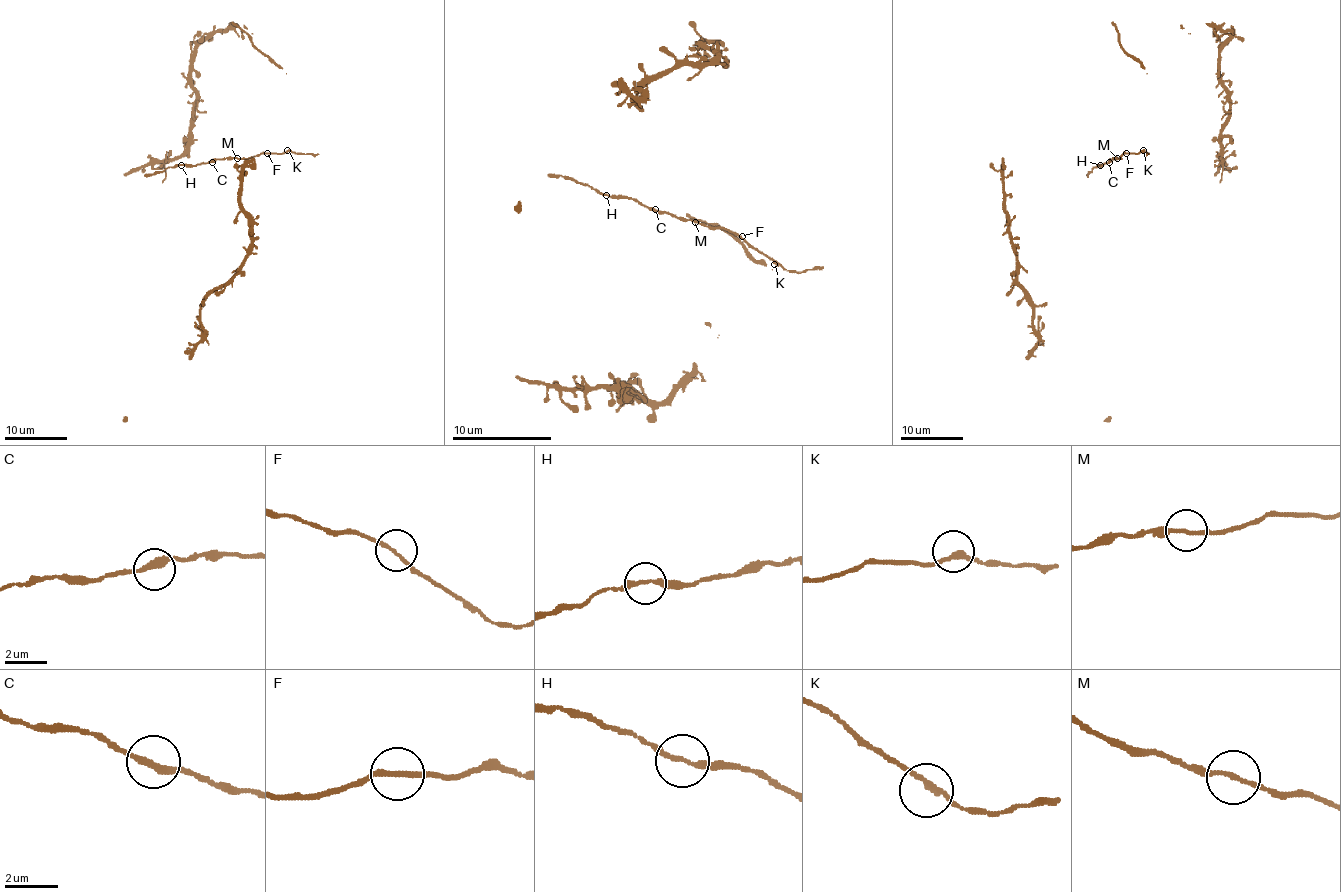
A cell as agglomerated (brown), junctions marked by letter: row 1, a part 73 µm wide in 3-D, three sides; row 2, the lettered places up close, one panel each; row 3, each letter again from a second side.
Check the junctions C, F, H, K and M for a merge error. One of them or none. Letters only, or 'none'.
none

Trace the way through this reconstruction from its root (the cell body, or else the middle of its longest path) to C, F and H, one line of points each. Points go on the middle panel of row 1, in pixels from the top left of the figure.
C: (702, 224), (677, 219), (655, 209)
F: (702, 224), (729, 229), (742, 236)
H: (702, 224), (677, 219), (665, 212), (655, 212), (628, 197), (605, 194)

